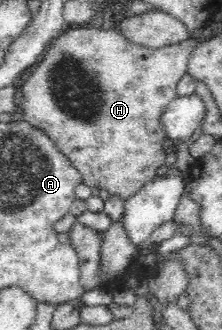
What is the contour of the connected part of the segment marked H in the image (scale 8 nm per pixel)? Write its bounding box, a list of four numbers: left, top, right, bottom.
[18,27,205,201]

